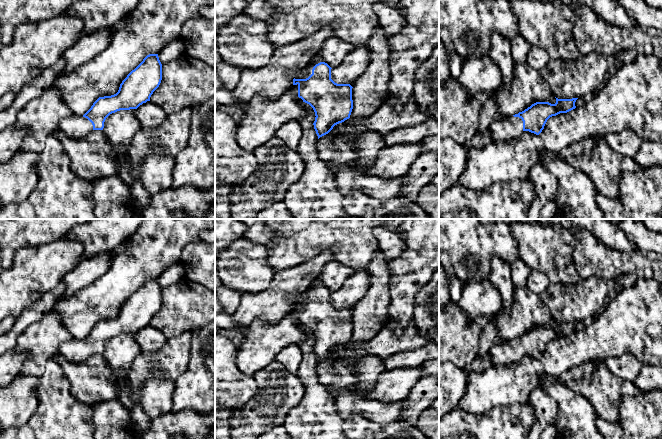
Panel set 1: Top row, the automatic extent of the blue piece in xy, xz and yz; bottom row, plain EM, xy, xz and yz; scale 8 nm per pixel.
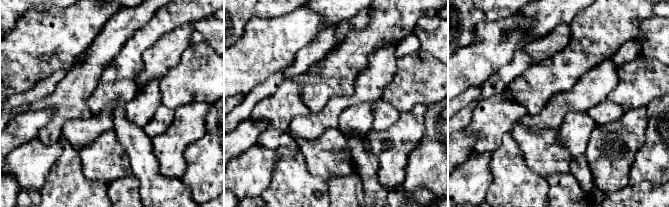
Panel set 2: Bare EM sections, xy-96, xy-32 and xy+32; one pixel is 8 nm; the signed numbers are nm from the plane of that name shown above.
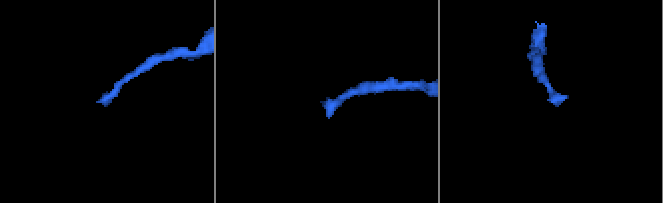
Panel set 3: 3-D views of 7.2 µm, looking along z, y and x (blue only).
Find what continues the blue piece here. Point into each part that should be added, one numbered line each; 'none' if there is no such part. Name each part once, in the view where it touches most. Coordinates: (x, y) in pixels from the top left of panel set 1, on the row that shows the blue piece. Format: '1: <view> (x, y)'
1: xz (307, 71)

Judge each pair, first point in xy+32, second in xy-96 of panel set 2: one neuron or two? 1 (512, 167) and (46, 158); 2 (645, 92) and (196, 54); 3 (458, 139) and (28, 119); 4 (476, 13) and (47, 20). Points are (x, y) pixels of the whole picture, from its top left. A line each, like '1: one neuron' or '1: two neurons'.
1: two neurons
2: one neuron
3: one neuron
4: two neurons

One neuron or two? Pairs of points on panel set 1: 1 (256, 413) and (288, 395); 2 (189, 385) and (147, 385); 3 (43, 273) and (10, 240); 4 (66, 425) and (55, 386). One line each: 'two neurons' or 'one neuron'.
1: one neuron
2: two neurons
3: two neurons
4: one neuron

